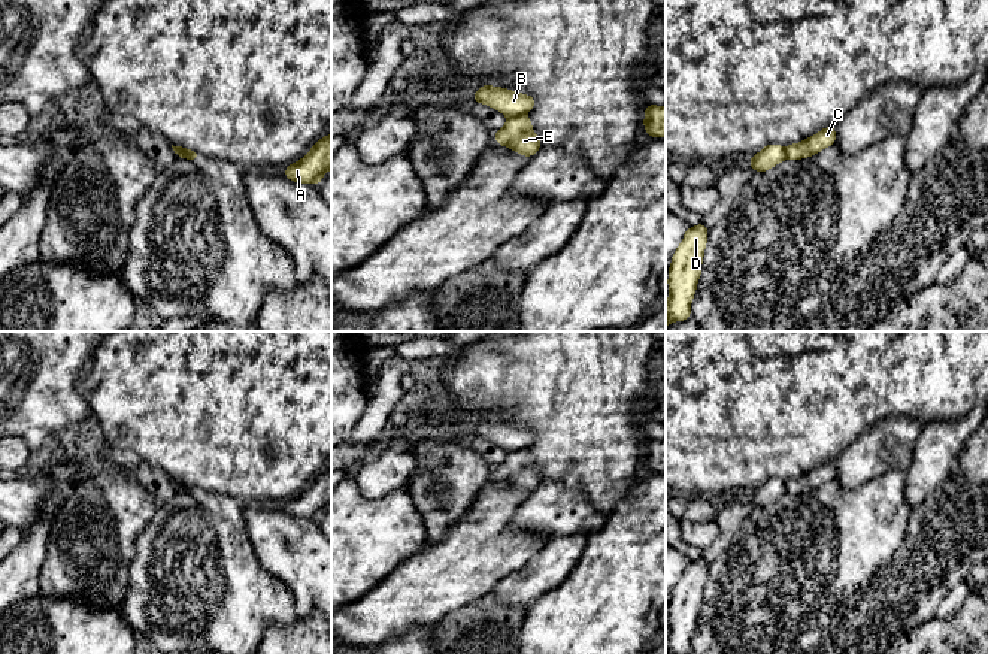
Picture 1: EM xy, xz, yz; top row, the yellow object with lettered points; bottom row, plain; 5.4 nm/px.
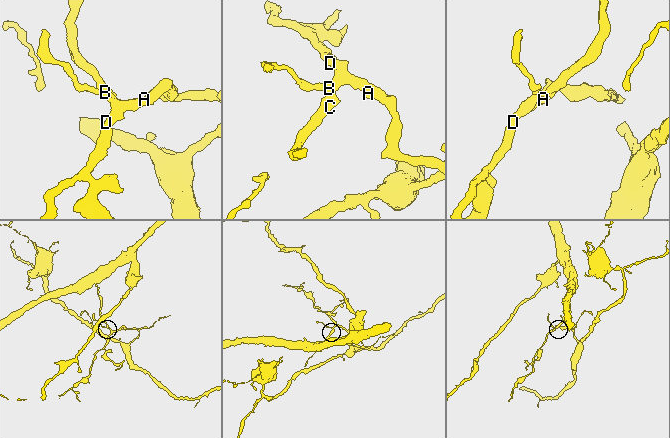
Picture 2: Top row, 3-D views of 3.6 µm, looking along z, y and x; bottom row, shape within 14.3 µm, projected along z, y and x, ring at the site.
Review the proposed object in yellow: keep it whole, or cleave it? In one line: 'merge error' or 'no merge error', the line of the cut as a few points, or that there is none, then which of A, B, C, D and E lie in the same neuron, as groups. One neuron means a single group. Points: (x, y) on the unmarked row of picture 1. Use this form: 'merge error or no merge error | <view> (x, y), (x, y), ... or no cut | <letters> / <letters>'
merge error | xz (521, 450), (509, 453) | A B D / C E

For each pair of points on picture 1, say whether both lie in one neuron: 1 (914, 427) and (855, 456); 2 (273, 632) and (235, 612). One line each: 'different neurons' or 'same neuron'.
1: same neuron
2: different neurons

